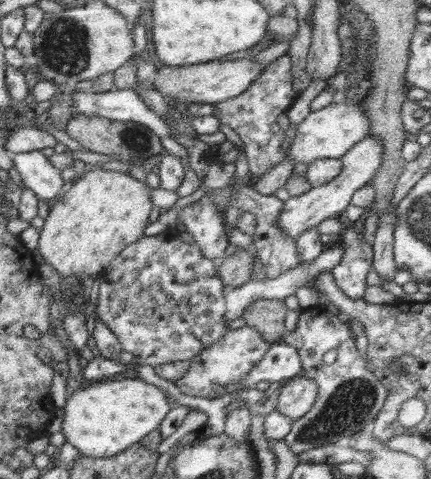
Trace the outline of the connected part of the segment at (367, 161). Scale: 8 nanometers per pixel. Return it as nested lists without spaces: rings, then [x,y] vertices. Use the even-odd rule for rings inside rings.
[[[366,136],[357,144],[354,144],[350,151],[346,152],[341,158],[342,169],[334,180],[327,184],[312,187],[309,192],[303,193],[301,196],[288,198],[284,202],[284,208],[280,212],[277,223],[279,228],[296,239],[302,232],[317,226],[323,220],[330,217],[335,217],[342,213],[352,202],[354,192],[368,185],[374,178],[374,174],[378,172],[380,164],[382,164],[382,141],[376,137]]]

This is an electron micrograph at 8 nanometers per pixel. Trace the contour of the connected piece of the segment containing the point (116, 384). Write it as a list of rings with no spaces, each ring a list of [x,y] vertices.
[[[126,376],[120,381],[98,381],[89,386],[78,387],[67,397],[66,406],[64,406],[62,434],[68,444],[72,444],[79,450],[81,456],[106,458],[117,455],[125,448],[139,443],[149,432],[158,429],[164,417],[172,408],[175,408],[175,405],[169,404],[164,393],[160,388],[146,383],[136,376]]]

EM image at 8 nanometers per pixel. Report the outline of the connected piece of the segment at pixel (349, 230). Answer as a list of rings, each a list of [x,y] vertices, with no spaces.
[[[353,224],[346,225],[342,238],[345,249],[340,263],[332,268],[332,275],[346,296],[362,299],[368,286],[367,275],[374,270],[373,246],[363,239],[362,233],[354,231]]]

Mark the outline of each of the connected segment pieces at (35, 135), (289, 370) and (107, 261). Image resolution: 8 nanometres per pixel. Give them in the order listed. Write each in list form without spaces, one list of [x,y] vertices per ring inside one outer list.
[[[25,127],[14,128],[14,131],[6,139],[4,148],[10,154],[14,155],[22,152],[41,152],[44,148],[54,148],[56,144],[58,144],[56,138],[47,132],[35,127]]]
[[[284,342],[271,343],[262,360],[250,372],[235,382],[239,388],[256,388],[257,382],[268,380],[280,384],[302,374],[297,350]]]
[[[92,170],[75,180],[74,185],[50,209],[45,218],[44,226],[39,232],[39,241],[36,253],[42,256],[44,264],[56,270],[65,281],[73,278],[83,278],[86,275],[102,274],[120,252],[128,244],[132,244],[144,237],[144,230],[149,225],[152,212],[152,188],[132,177],[131,174],[122,174],[112,170]]]

